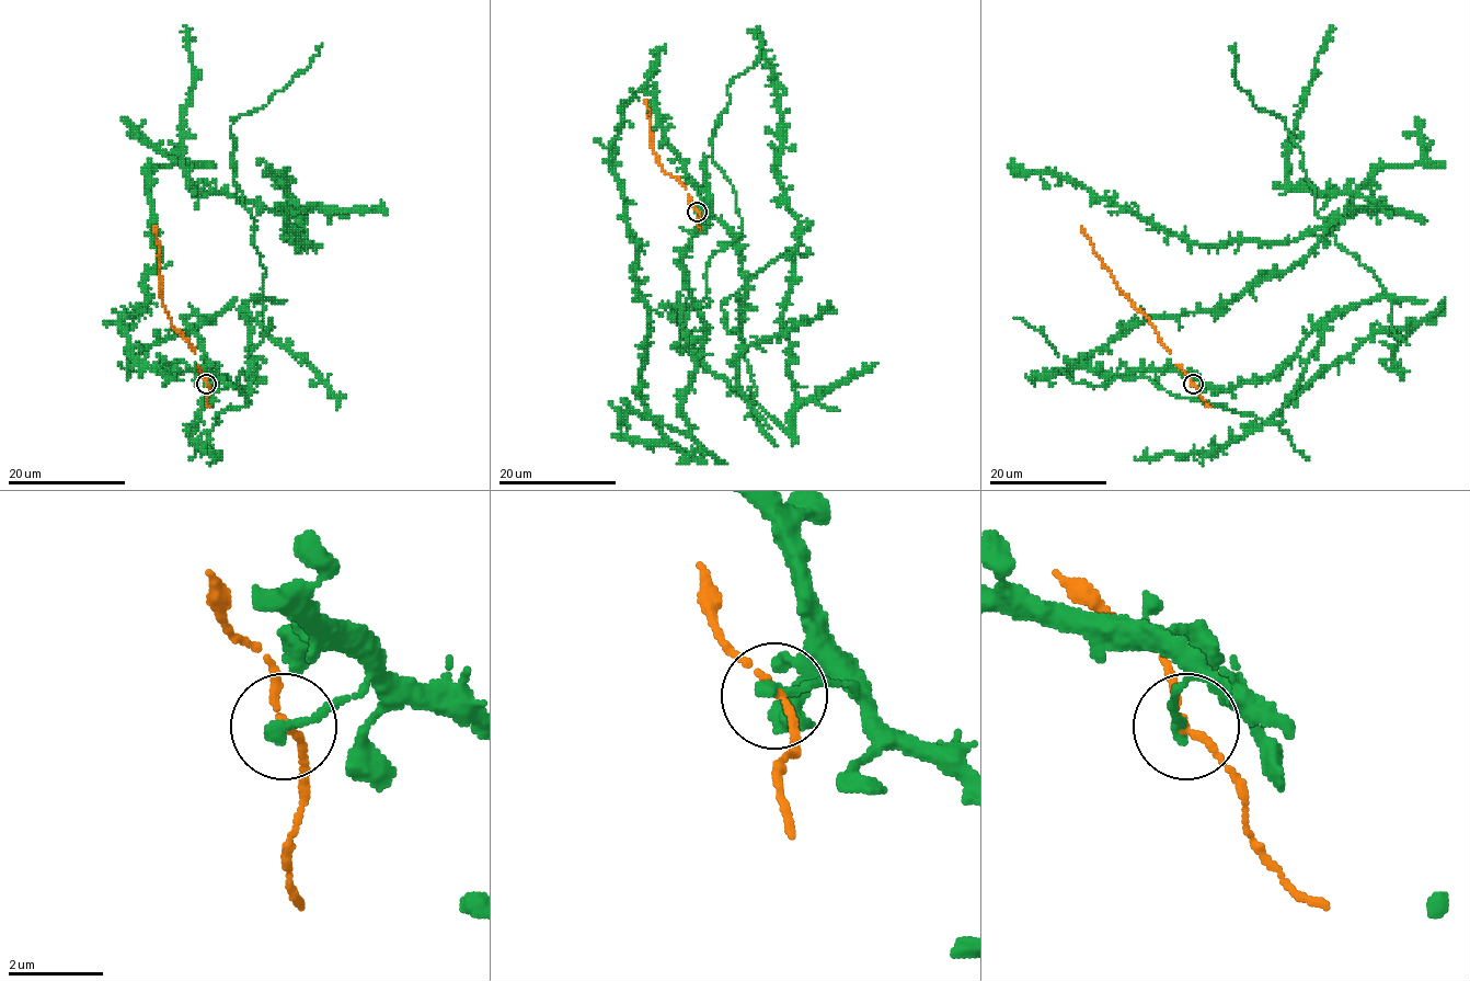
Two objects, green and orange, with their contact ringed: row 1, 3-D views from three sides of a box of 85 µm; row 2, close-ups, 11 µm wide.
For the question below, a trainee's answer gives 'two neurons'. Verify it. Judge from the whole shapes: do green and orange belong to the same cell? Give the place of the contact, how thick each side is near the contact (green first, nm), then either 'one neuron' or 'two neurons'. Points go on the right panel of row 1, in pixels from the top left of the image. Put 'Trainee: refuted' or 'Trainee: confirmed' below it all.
(1193, 384) | 260/150 nm | one neuron
Trainee: refuted

